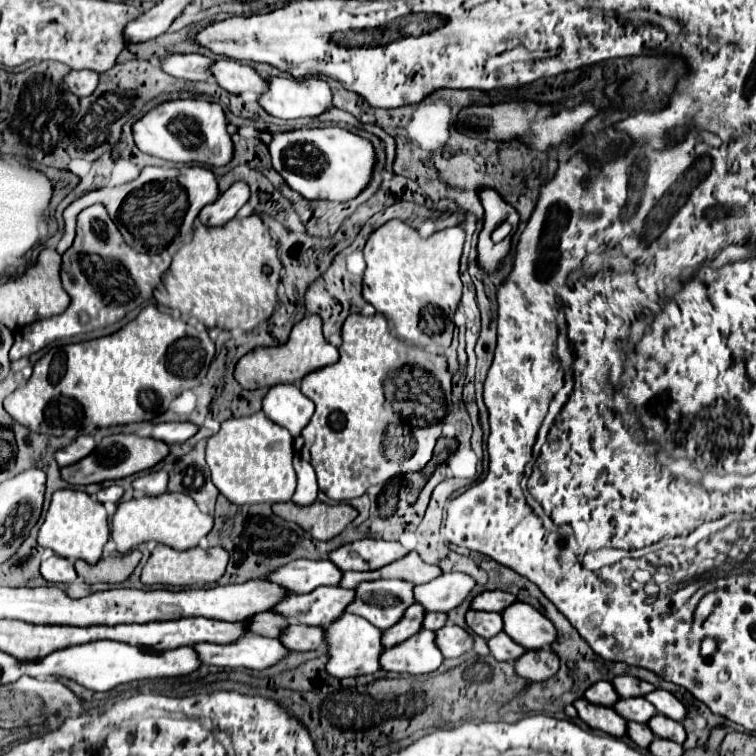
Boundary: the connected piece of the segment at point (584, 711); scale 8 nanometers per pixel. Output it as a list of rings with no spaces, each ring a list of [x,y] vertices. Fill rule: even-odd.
[[[579,699],[573,703],[579,711],[579,717],[597,731],[609,733],[613,737],[623,737],[627,733],[627,719],[623,719],[613,707],[599,707],[589,703],[587,699]]]

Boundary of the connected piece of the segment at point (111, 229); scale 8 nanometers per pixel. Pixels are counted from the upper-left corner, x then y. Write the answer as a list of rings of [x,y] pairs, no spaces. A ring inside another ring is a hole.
[[[101,203],[83,209],[77,217],[75,243],[65,251],[61,267],[63,287],[67,287],[71,305],[67,307],[67,311],[55,317],[39,319],[31,325],[17,329],[15,343],[11,349],[11,361],[37,353],[55,339],[89,333],[99,327],[107,327],[121,321],[129,311],[153,299],[153,289],[161,283],[161,277],[169,269],[169,265],[171,265],[171,253],[167,250],[151,257],[131,249],[123,241],[123,235],[119,233],[107,209]]]

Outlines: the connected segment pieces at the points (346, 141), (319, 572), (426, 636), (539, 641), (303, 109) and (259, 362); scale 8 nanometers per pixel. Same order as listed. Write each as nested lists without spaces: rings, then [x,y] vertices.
[[[345,127],[297,129],[273,137],[273,167],[305,199],[351,201],[371,183],[375,165],[377,155],[373,143]]]
[[[297,559],[283,569],[273,571],[267,579],[285,585],[285,589],[289,589],[291,593],[311,593],[321,585],[339,585],[341,577],[343,571],[329,559]]]
[[[421,629],[417,637],[405,641],[405,645],[395,645],[381,655],[381,667],[385,671],[423,675],[433,673],[443,663],[443,653],[435,643],[435,633]]]
[[[513,603],[503,611],[505,633],[525,649],[545,649],[557,639],[555,625],[529,603]]]
[[[269,77],[269,93],[259,97],[259,105],[281,119],[317,117],[333,107],[333,93],[325,79]]]
[[[309,315],[293,327],[289,341],[285,345],[255,349],[249,355],[241,357],[241,361],[235,367],[235,379],[243,389],[249,391],[253,391],[255,387],[273,387],[279,383],[299,383],[307,373],[333,365],[337,361],[339,361],[339,351],[323,337],[321,317]]]

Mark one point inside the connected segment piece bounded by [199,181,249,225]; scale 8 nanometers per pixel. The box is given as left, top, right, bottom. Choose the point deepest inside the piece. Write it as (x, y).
(225, 208)

